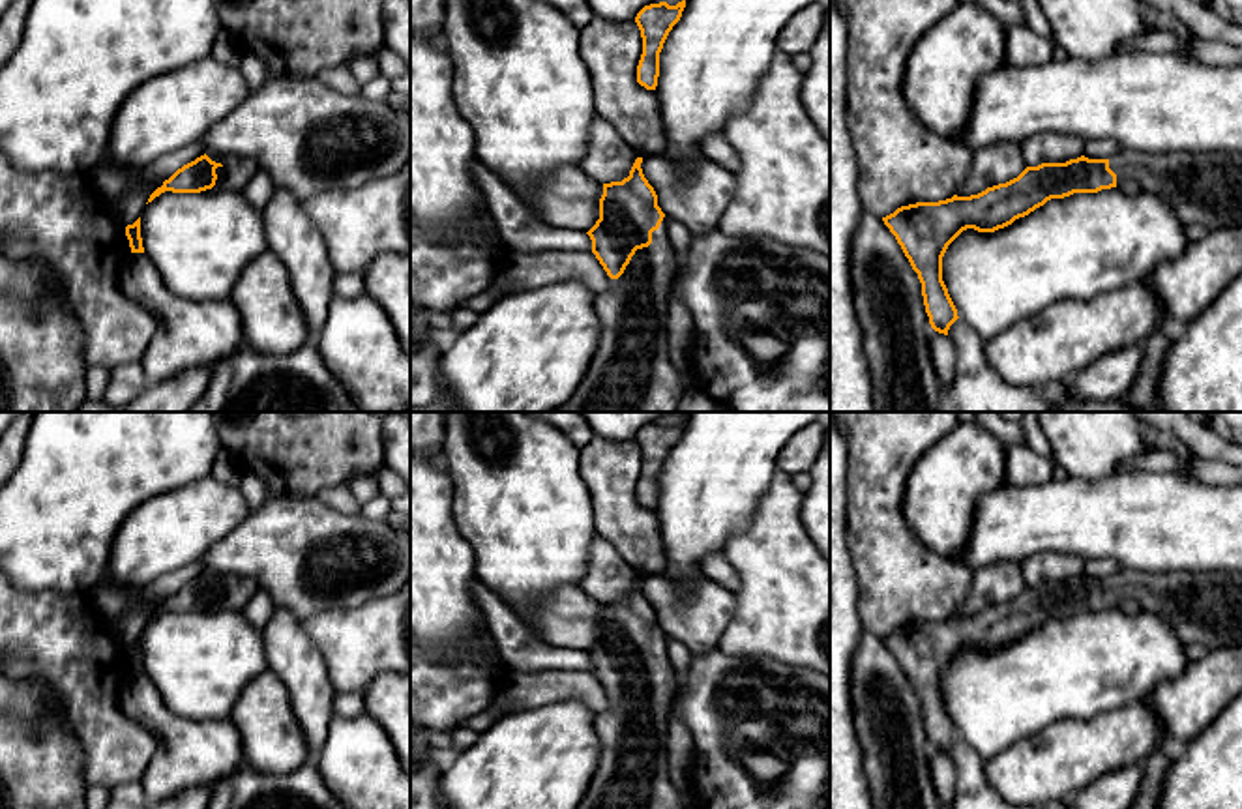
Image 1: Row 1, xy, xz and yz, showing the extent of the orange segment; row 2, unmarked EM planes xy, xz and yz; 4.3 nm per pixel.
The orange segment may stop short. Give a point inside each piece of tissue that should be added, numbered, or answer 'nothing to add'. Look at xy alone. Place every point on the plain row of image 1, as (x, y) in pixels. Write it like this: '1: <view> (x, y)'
1: xy (236, 590)

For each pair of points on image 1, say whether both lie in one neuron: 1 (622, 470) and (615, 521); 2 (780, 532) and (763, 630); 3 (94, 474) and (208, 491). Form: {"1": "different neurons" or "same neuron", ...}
{"1": "same neuron", "2": "same neuron", "3": "different neurons"}

